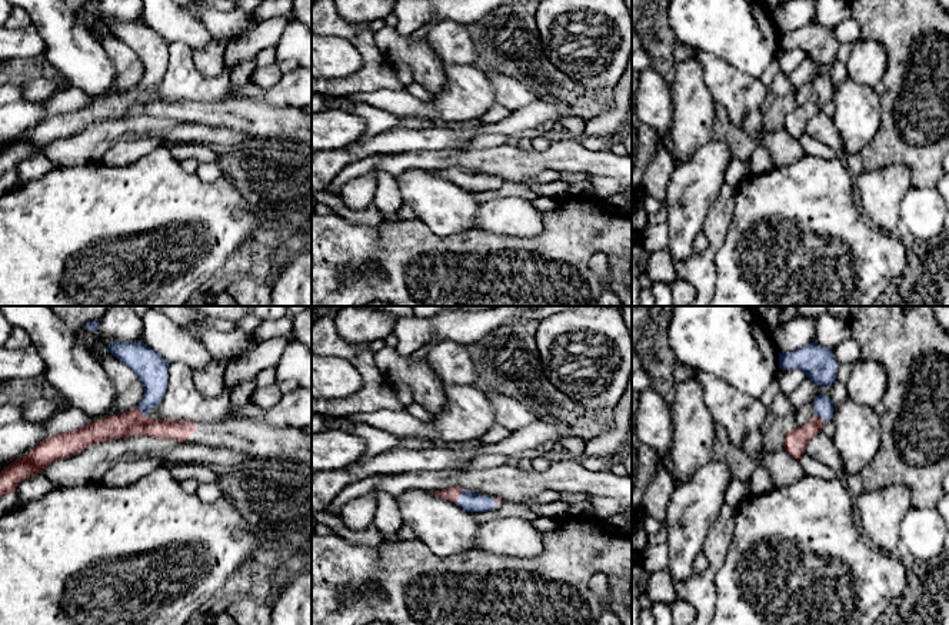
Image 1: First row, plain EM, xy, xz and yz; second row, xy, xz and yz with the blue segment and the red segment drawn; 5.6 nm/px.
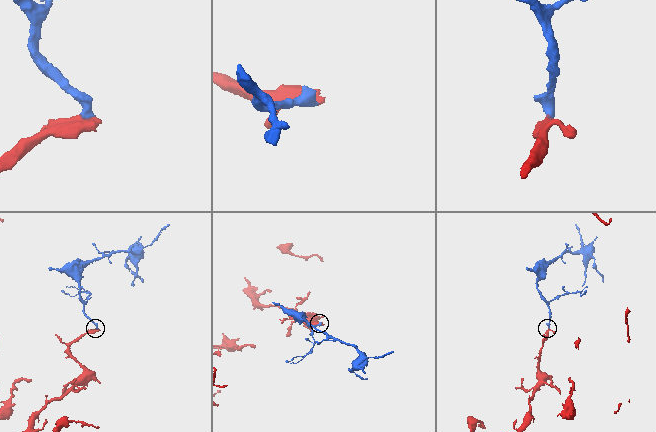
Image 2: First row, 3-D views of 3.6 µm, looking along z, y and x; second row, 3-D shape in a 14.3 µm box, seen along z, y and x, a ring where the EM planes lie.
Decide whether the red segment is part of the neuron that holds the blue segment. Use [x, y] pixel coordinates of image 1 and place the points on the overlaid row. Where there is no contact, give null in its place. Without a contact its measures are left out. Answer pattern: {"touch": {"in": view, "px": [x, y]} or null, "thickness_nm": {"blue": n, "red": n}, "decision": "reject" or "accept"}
{"touch": {"in": "xz", "px": [460, 495]}, "thickness_nm": {"blue": 110, "red": 80}, "decision": "accept"}

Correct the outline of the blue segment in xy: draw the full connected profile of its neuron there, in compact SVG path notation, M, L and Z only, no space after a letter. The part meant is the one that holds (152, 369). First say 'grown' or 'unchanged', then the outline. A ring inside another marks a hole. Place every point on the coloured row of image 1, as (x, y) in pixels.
grown; M113 342L107 352L127 365L141 380L141 402L117 416L90 422L70 432L56 433L36 445L27 456L17 458L0 472L0 498L13 493L17 485L41 473L53 462L111 439L153 436L232 449L263 459L292 461L312 465L312 435L299 428L272 426L266 422L234 419L220 423L150 419L147 412L157 406L169 386L169 363L139 342Z

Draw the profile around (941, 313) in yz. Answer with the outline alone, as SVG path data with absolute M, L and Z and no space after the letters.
M929 306L933 312L933 316L948 335L949 335L949 306Z

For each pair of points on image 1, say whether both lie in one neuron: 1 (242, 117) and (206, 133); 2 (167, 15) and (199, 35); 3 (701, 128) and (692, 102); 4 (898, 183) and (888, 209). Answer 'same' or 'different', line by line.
1: different
2: same
3: same
4: same

